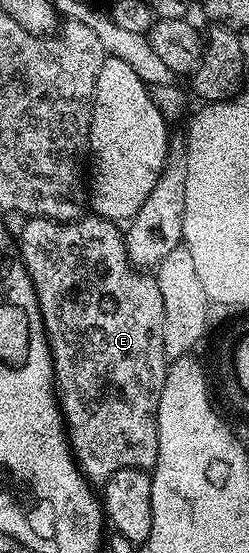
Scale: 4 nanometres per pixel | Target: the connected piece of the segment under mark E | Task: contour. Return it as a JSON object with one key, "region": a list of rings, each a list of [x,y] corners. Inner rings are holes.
{"region":[[[33,216],[19,234],[19,253],[21,262],[29,270],[29,275],[35,288],[35,296],[39,304],[41,319],[45,325],[45,335],[49,341],[49,355],[53,358],[53,381],[55,393],[59,399],[61,416],[65,419],[65,429],[69,436],[69,444],[73,448],[73,456],[86,479],[93,484],[103,484],[115,472],[123,468],[152,471],[157,463],[159,440],[157,439],[157,409],[159,396],[163,392],[167,357],[163,346],[163,297],[159,284],[152,273],[142,272],[130,262],[125,251],[123,230],[118,223],[110,222],[108,218],[82,216],[71,222],[56,222],[50,218]]]}

